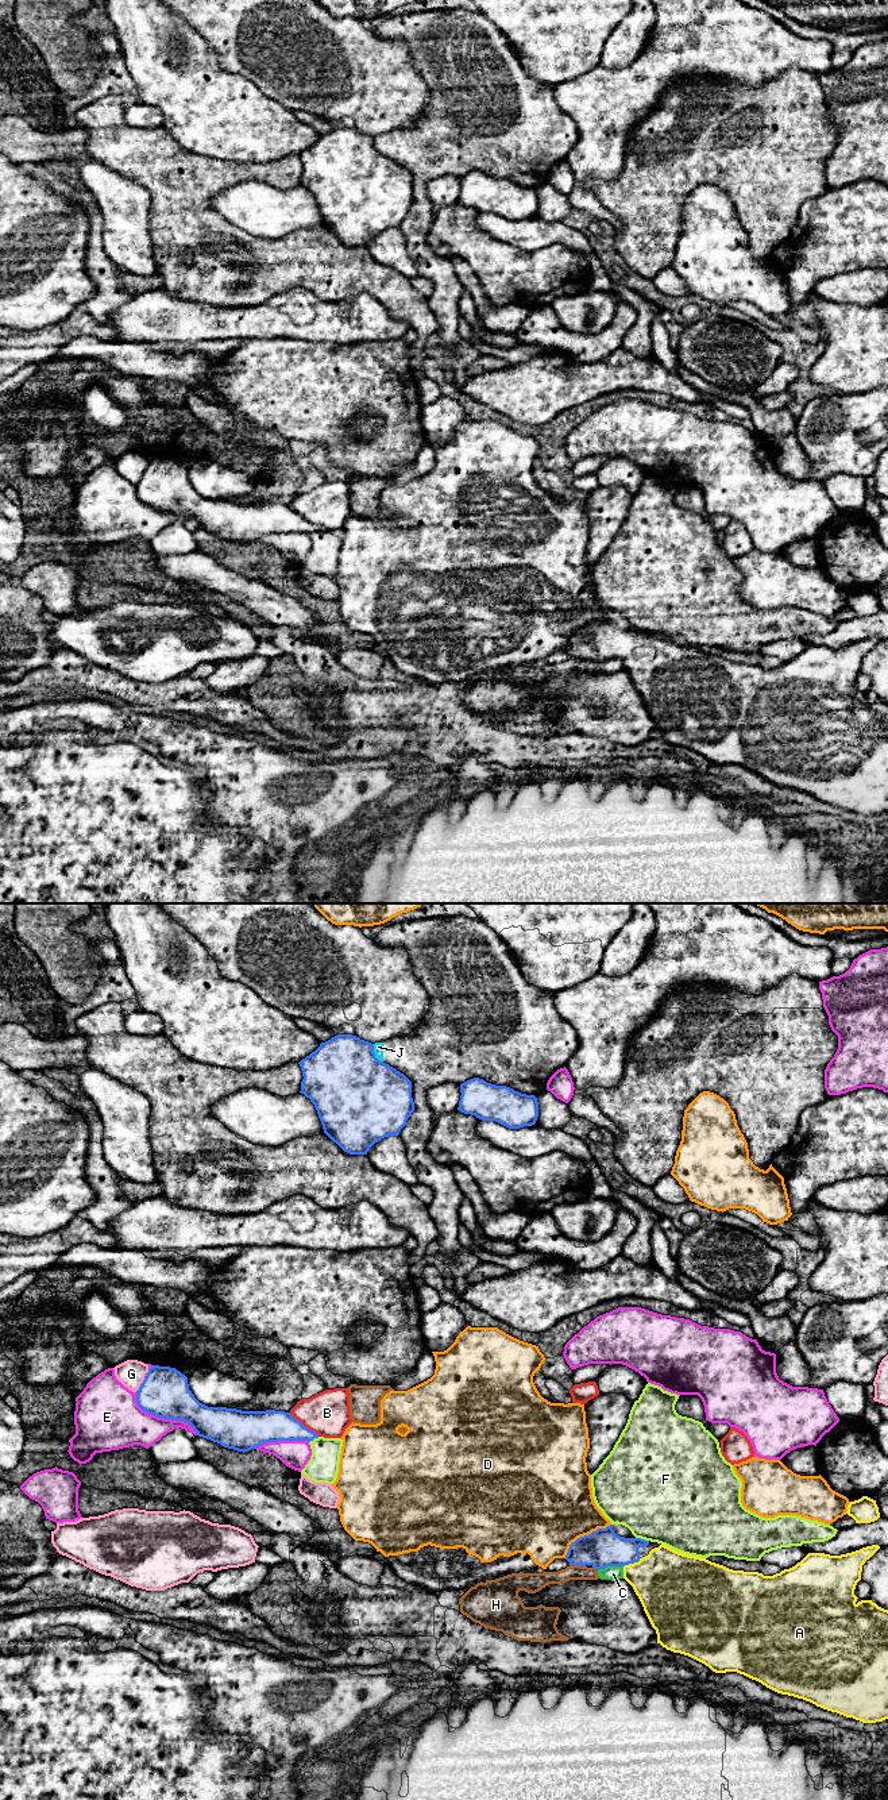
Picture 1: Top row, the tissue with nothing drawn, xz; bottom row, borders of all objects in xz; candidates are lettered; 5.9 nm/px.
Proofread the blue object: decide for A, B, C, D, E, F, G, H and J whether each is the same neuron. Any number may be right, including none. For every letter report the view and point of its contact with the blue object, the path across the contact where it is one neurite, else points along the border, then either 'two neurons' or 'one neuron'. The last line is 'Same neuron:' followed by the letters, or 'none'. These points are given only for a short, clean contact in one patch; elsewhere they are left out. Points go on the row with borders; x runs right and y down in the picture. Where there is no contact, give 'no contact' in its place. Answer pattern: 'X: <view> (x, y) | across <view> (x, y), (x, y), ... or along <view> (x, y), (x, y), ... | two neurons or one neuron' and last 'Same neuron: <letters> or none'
A: xz (632, 1563) | across xz (603, 1548), (621, 1552), (632, 1563), (644, 1575), (668, 1583) | one neuron
B: xz (302, 1425) | two neurons
C: xz (610, 1565) | along xz (622, 1565), (606, 1565), (598, 1571) | two neurons
D: xz (585, 1536) | two neurons
E: xz (162, 1417) | two neurons
F: xz (643, 1540) | two neurons
G: xz (143, 1380) | two neurons
H: xz (578, 1564) | two neurons
J: xz (374, 1053) | along xz (373, 1044), (373, 1052), (382, 1062) | two neurons
Same neuron: A

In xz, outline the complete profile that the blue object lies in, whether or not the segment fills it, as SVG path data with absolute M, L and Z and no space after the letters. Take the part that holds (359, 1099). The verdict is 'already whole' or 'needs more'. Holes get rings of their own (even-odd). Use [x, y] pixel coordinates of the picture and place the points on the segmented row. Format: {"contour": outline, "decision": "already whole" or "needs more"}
{"contour": "M337 1034L321 1042L298 1064L304 1076L300 1092L314 1105L324 1133L350 1155L367 1155L375 1142L389 1136L398 1136L414 1111L412 1082L395 1068L379 1061L374 1053L374 1044L356 1036Z", "decision": "already whole"}

